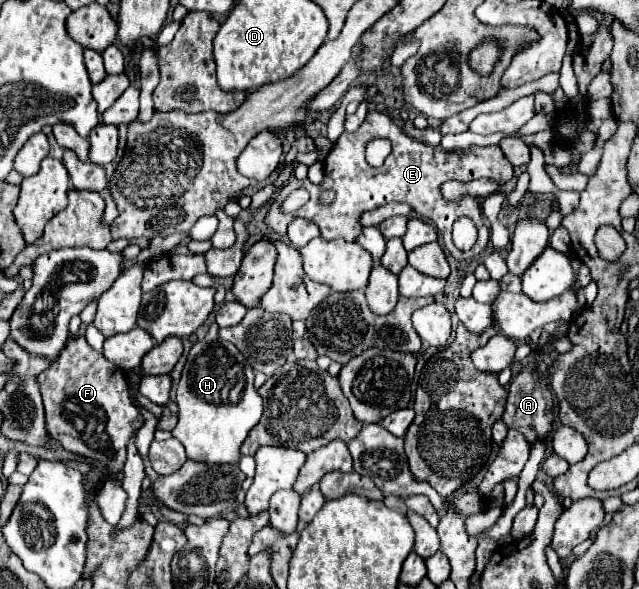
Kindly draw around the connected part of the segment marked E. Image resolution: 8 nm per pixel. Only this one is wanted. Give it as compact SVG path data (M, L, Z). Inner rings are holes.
M368 111L364 123L360 125L358 131L348 133L344 131L332 151L328 153L326 161L324 161L324 183L322 185L314 185L308 179L290 179L288 185L284 185L266 215L266 223L268 227L278 233L278 235L286 235L286 227L294 217L306 217L310 221L314 221L320 227L322 239L346 239L346 241L356 241L356 237L360 235L360 213L368 211L368 209L378 209L380 205L392 203L392 201L402 201L406 205L412 207L412 211L416 211L422 217L428 217L430 221L434 221L434 225L440 229L442 239L446 249L452 253L454 259L458 261L466 261L472 259L476 255L480 255L486 249L490 231L482 221L480 215L480 199L474 199L470 195L466 195L466 199L456 199L454 203L446 203L446 199L440 193L440 185L444 181L456 179L462 183L474 181L474 179L489 178L499 181L503 184L512 179L512 163L504 157L504 153L500 155L500 147L498 145L490 145L490 147L470 147L470 149L456 149L456 151L444 151L442 147L432 147L420 141L414 141L410 137L406 137L402 133L402 129L384 113L380 111ZM376 137L384 137L388 141L392 141L392 153L390 157L384 161L382 167L374 169L366 163L364 159L364 147L368 139L376 139ZM298 187L304 187L310 193L310 201L300 207L294 213L284 213L280 209L282 201ZM324 189L332 189L336 191L336 199L330 205L320 205L318 203L318 195ZM458 217L470 217L476 227L478 227L478 241L470 251L460 251L454 247L452 243L452 223Z

